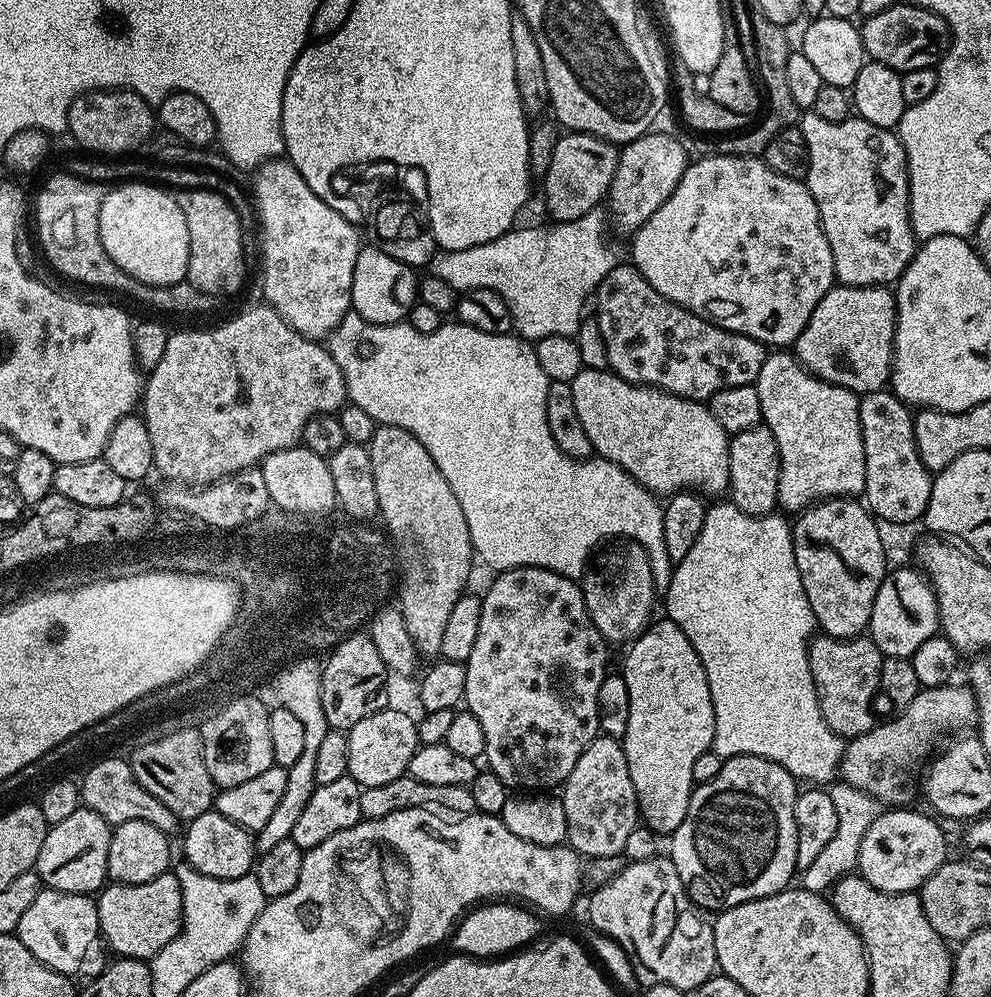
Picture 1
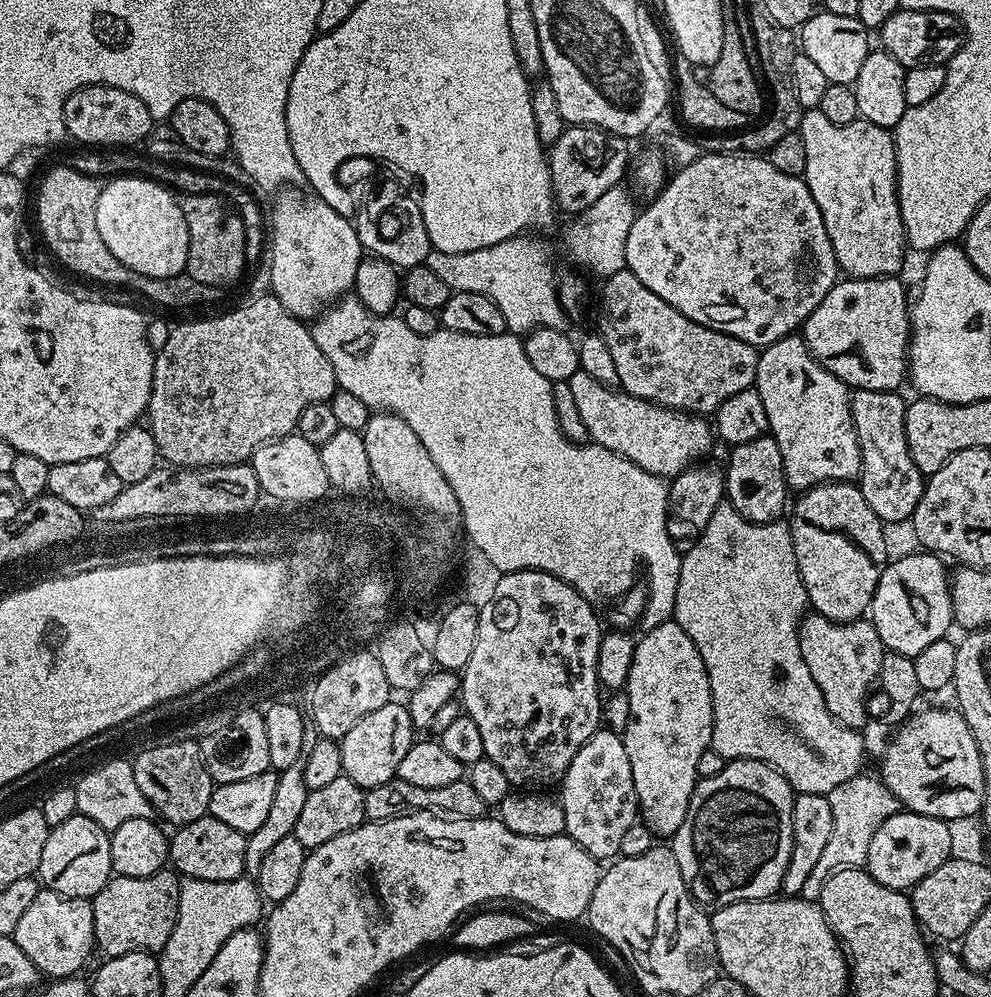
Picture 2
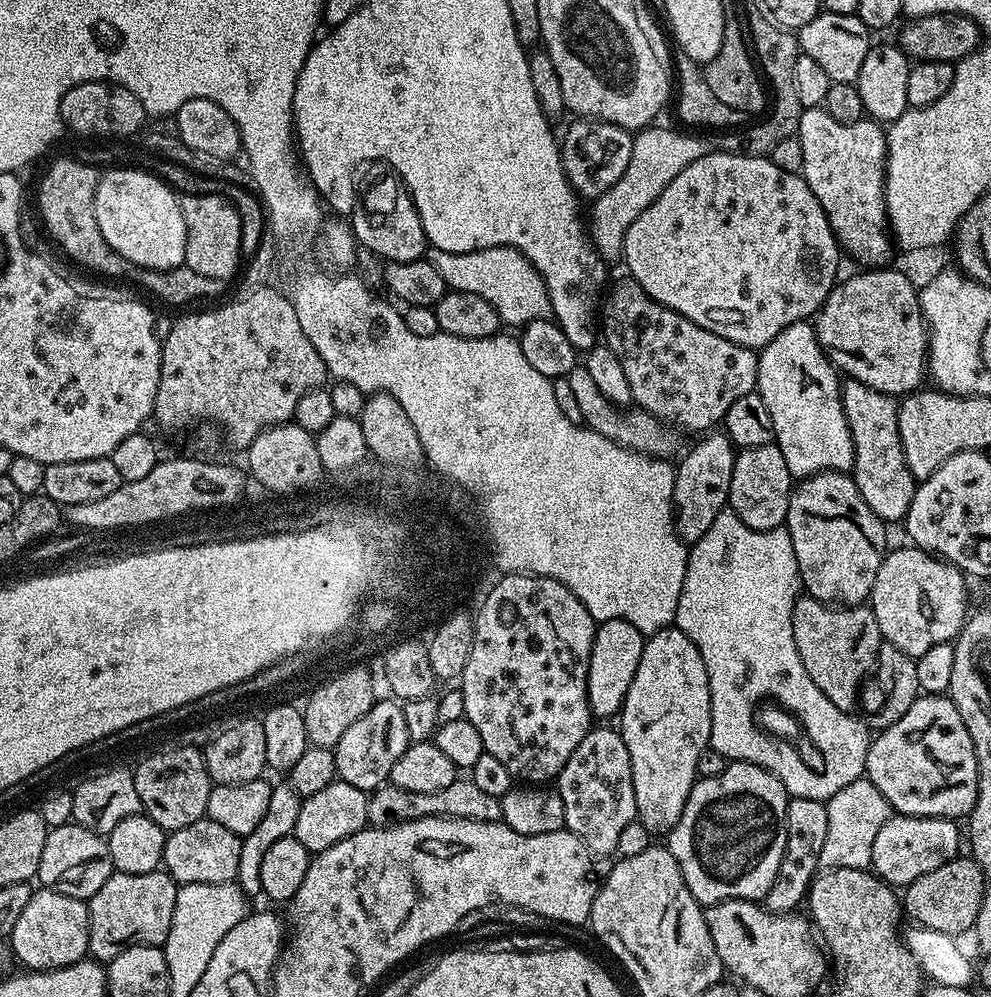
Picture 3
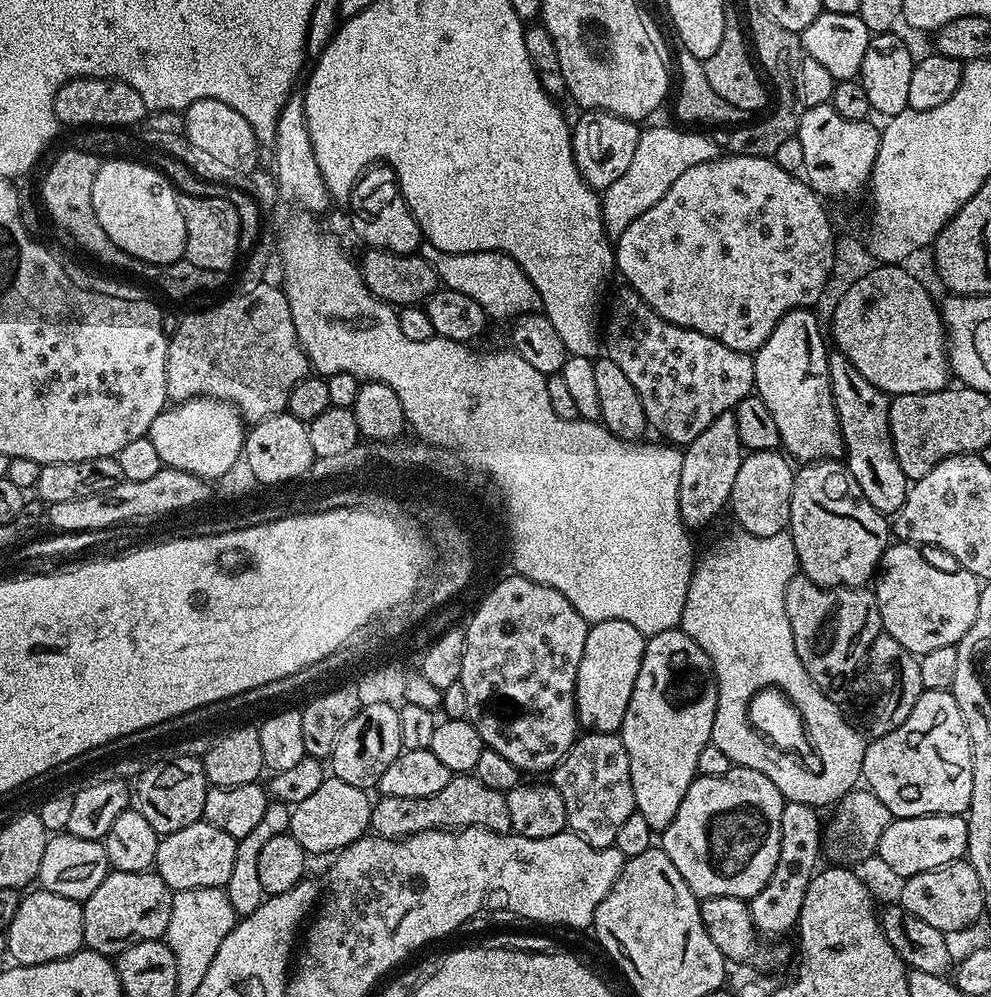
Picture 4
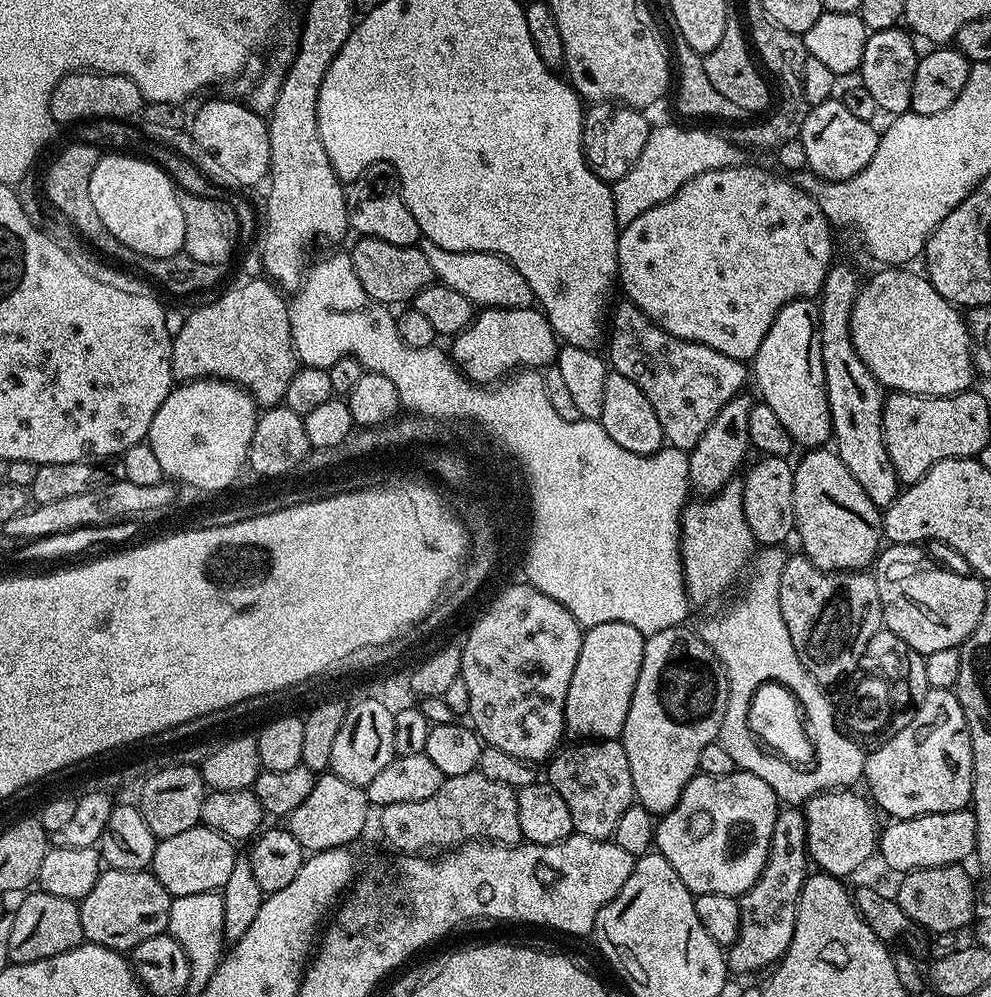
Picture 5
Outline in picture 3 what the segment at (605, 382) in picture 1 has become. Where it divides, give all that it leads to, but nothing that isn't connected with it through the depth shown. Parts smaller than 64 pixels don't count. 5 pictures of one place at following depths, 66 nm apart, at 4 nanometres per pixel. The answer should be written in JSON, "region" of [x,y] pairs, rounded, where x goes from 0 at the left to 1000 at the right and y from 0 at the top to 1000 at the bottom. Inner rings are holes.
{"region":[[[582,367],[572,377],[572,380],[575,383],[575,392],[579,394],[579,400],[583,403],[583,411],[587,411],[587,422],[592,428],[636,451],[649,453],[652,457],[670,459],[675,456],[674,448],[681,443],[681,435],[683,436],[675,426],[660,420],[654,413],[627,411],[612,399],[607,399],[602,385],[595,379],[595,375],[588,367]]]}

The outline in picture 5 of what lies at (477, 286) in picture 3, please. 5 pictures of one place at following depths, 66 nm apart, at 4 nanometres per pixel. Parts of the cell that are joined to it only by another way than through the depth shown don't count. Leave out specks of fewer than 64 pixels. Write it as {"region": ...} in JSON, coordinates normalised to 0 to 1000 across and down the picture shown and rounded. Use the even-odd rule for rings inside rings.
{"region":[[[425,240],[422,247],[426,255],[430,255],[430,263],[434,263],[437,278],[443,284],[454,287],[454,291],[462,291],[462,295],[474,299],[481,310],[538,308],[539,298],[535,287],[524,271],[509,258],[501,257],[496,253],[446,251],[446,247],[429,240]]]}

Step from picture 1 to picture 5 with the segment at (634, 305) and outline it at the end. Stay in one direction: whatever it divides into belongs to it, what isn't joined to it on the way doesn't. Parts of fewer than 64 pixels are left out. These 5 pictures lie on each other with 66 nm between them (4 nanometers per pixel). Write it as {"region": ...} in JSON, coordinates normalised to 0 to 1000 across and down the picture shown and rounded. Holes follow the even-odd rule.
{"region":[[[627,303],[622,309],[622,314],[617,314],[616,317],[616,333],[618,329],[618,338],[612,341],[612,349],[614,345],[614,357],[613,360],[618,360],[617,368],[624,375],[632,375],[632,379],[636,379],[636,383],[640,383],[640,387],[644,387],[644,391],[648,391],[648,395],[652,395],[653,401],[656,402],[656,407],[660,407],[660,415],[664,415],[664,424],[668,427],[668,435],[671,442],[679,449],[689,449],[691,451],[697,451],[699,447],[704,443],[704,439],[708,439],[708,435],[712,431],[712,427],[716,427],[716,423],[720,423],[720,419],[725,415],[725,411],[729,411],[729,407],[733,407],[733,403],[737,403],[737,399],[748,396],[752,392],[751,384],[756,384],[757,381],[757,369],[750,361],[742,361],[737,359],[733,355],[729,355],[725,351],[720,351],[716,347],[708,347],[704,343],[696,343],[695,341],[689,341],[684,339],[680,335],[676,335],[672,331],[668,331],[665,325],[661,325],[655,317],[650,317],[644,310],[636,304]]]}

